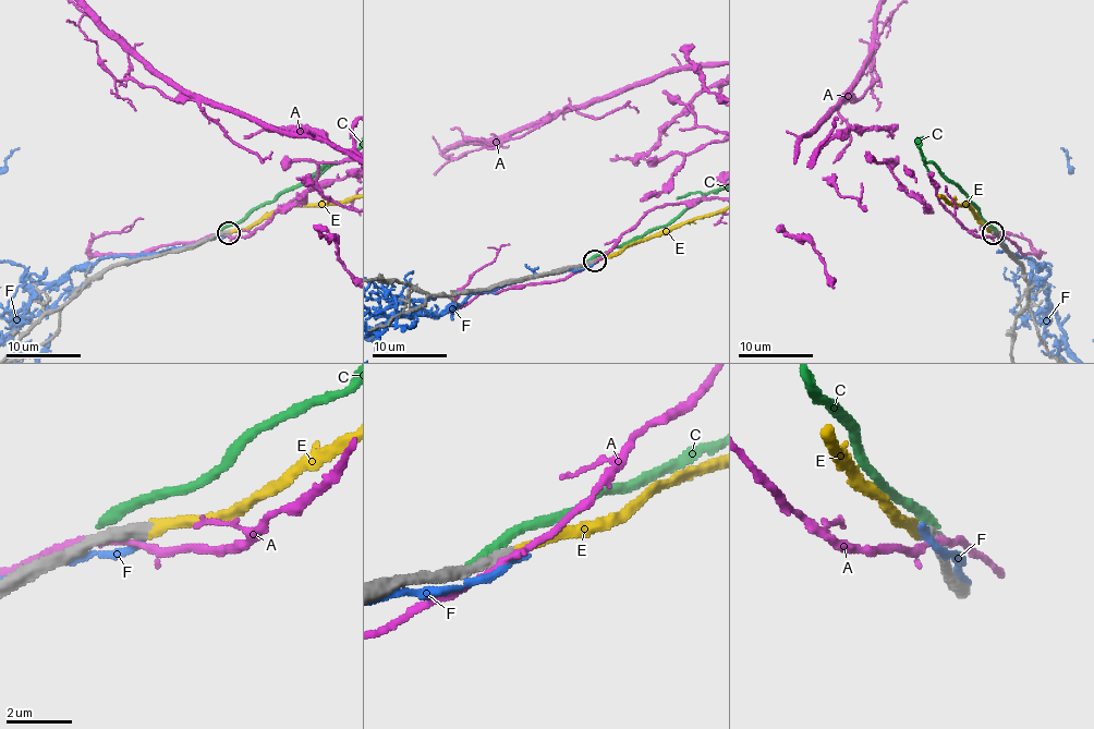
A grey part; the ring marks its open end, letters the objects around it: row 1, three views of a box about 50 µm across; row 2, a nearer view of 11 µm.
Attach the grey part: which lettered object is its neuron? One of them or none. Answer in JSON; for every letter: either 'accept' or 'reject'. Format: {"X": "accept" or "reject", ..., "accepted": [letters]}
{"A": "reject", "C": "reject", "E": "accept", "F": "reject", "accepted": ["E"]}

